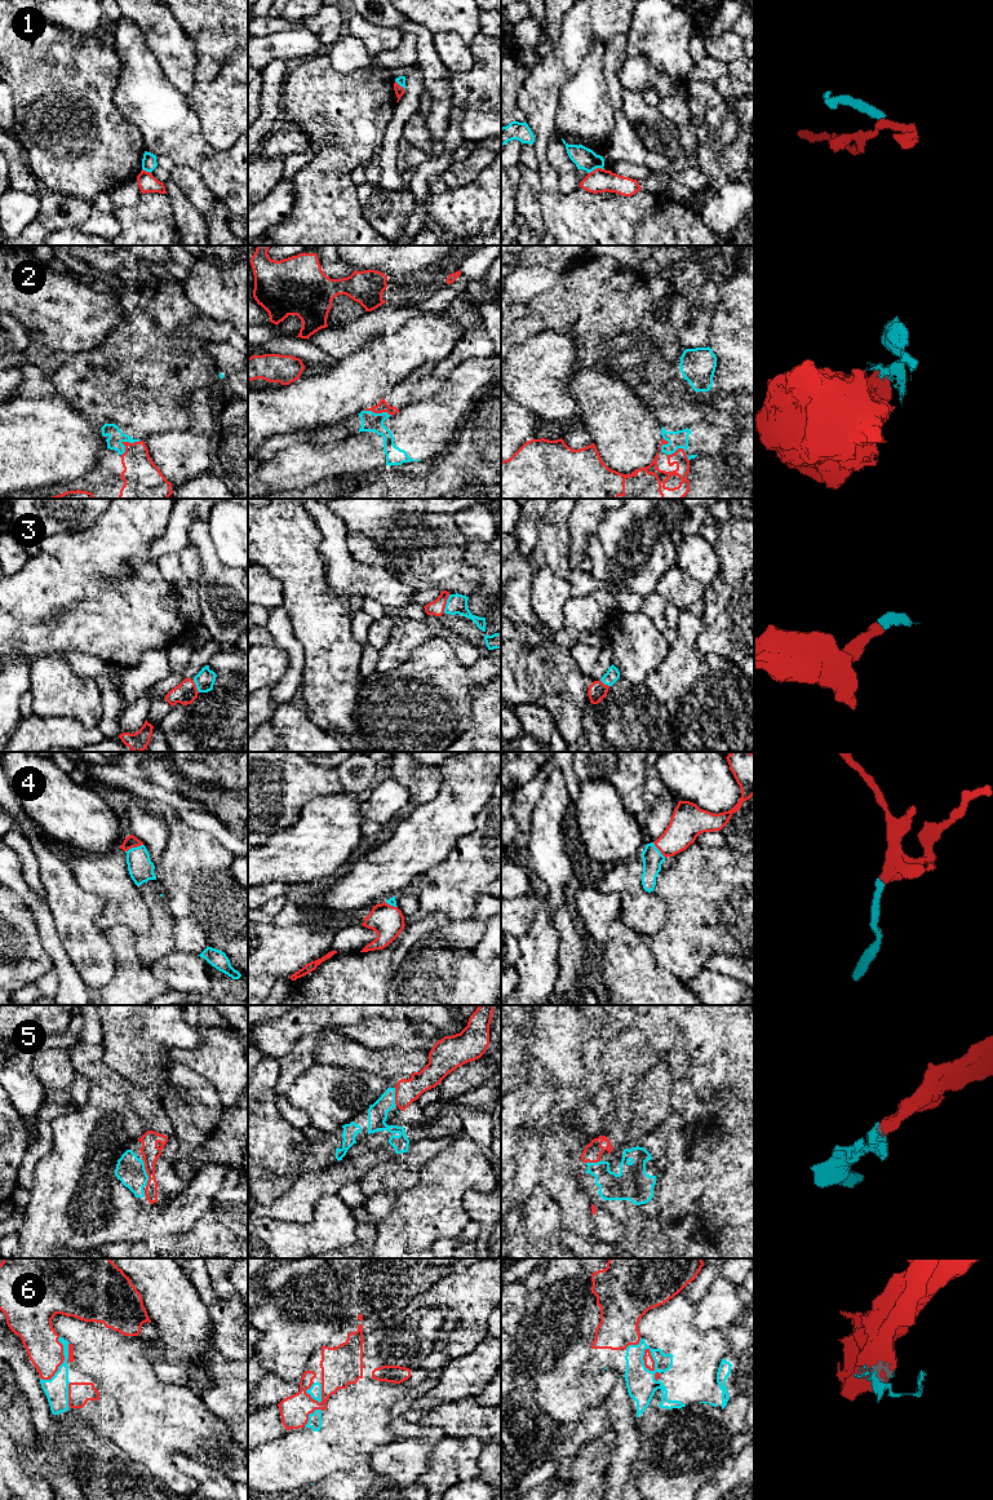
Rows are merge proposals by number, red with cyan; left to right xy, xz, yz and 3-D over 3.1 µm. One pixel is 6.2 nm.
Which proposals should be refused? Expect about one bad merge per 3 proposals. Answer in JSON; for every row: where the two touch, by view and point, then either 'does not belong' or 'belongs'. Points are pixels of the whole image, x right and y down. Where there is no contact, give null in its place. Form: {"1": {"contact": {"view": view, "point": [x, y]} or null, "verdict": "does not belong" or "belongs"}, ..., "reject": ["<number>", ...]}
{"1": {"contact": {"view": "yz", "point": [597, 168]}, "verdict": "does not belong"}, "2": {"contact": {"view": "xy", "point": [125, 442]}, "verdict": "does not belong"}, "3": {"contact": {"view": "xz", "point": [446, 604]}, "verdict": "belongs"}, "4": {"contact": {"view": "xy", "point": [133, 846]}, "verdict": "belongs"}, "5": {"contact": {"view": "xy", "point": [146, 1172]}, "verdict": "belongs"}, "6": {"contact": {"view": "xy", "point": [62, 1362]}, "verdict": "belongs"}, "reject": ["1", "2"]}

